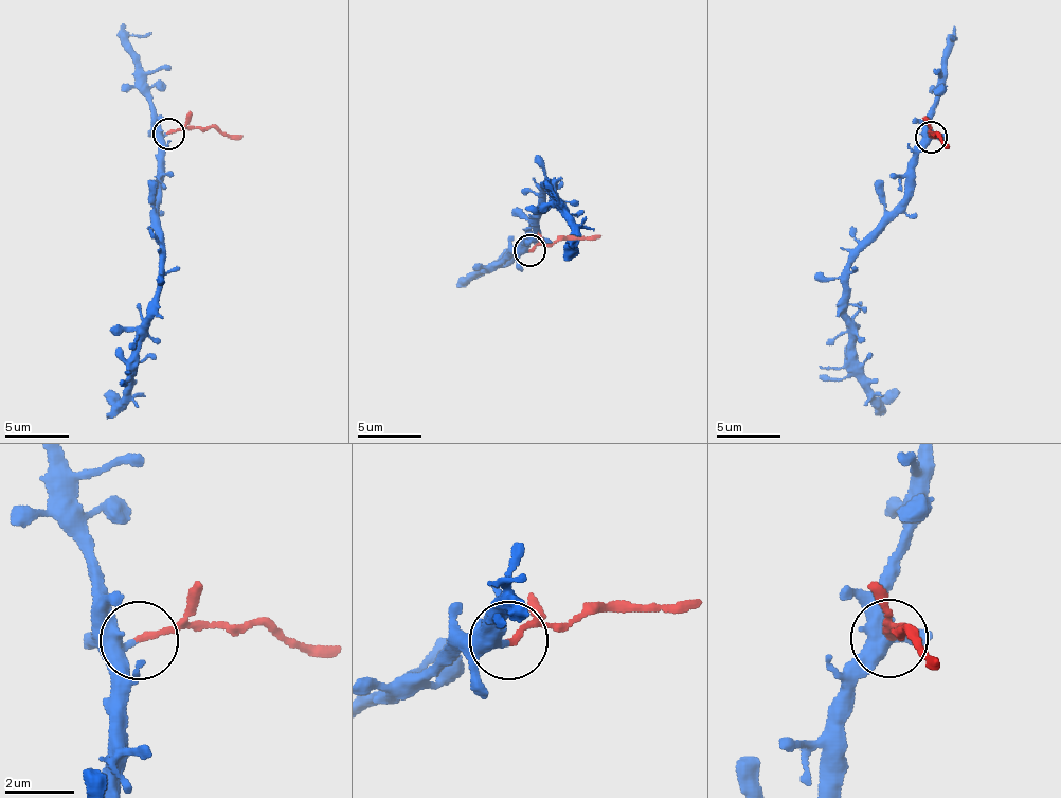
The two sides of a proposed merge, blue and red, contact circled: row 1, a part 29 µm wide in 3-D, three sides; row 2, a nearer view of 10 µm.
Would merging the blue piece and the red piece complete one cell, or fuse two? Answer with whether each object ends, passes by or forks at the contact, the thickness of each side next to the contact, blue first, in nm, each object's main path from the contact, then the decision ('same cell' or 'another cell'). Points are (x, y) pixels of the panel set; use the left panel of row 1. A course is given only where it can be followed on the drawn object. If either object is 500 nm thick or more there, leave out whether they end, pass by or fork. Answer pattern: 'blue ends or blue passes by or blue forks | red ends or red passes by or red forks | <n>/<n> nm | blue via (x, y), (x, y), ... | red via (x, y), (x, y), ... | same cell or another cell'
blue ends | red ends | 360/170 nm | blue via (169, 134), (158, 154), (165, 255), (157, 311), (141, 332), (123, 401), (105, 392) | red via (169, 134), (217, 127), (241, 139) | another cell

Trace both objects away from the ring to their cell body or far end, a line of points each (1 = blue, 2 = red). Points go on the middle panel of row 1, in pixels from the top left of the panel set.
1: (531, 249), (524, 241), (538, 241), (545, 184), (557, 187), (554, 197), (565, 202), (575, 233), (563, 259)
2: (531, 249), (600, 235)

